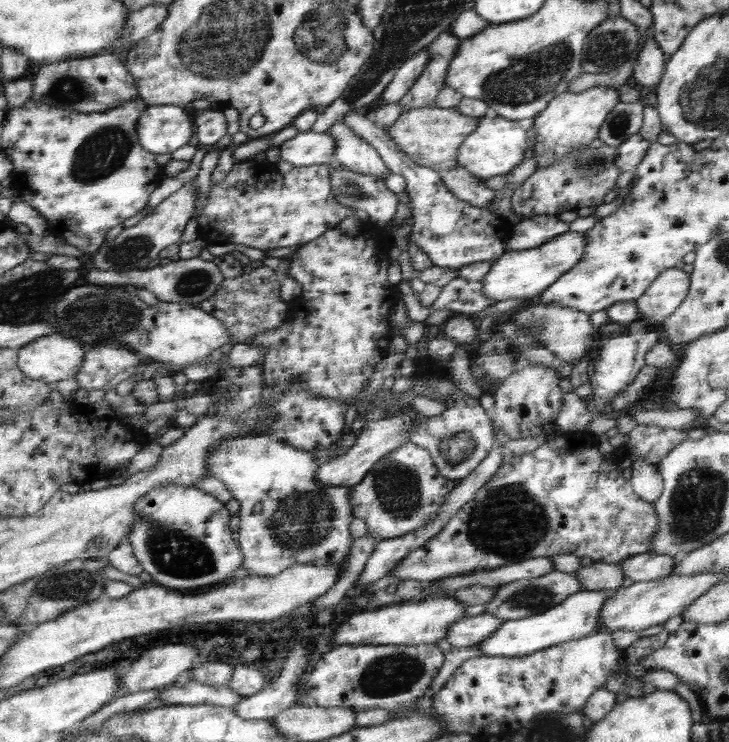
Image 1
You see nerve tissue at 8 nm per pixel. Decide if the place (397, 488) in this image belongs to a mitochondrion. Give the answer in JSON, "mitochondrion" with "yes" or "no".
{"mitochondrion":"yes"}

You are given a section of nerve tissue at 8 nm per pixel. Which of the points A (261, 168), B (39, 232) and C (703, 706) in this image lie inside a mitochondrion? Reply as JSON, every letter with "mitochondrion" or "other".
{"A":"other","B":"other","C":"other"}

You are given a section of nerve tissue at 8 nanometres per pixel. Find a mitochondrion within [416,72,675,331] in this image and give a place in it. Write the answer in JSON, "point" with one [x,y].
{"point":[589,167]}

